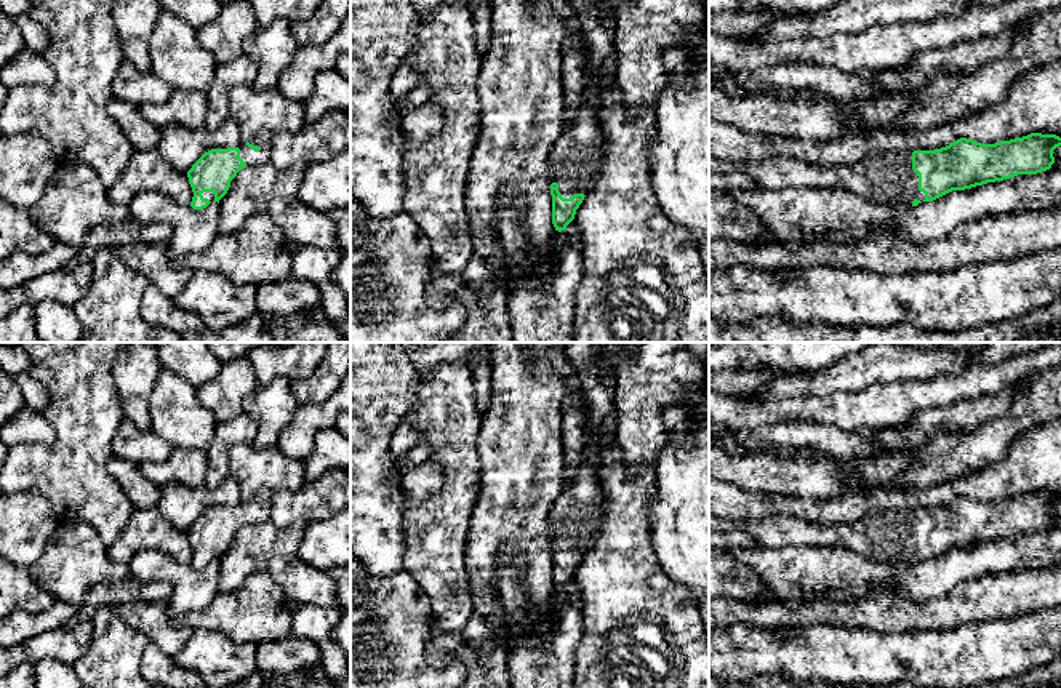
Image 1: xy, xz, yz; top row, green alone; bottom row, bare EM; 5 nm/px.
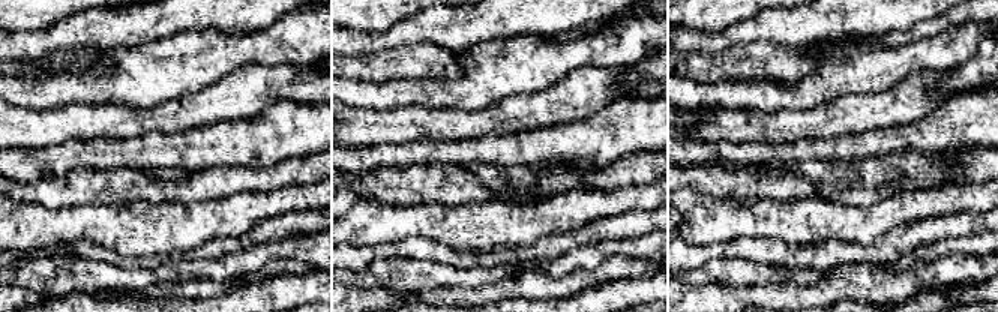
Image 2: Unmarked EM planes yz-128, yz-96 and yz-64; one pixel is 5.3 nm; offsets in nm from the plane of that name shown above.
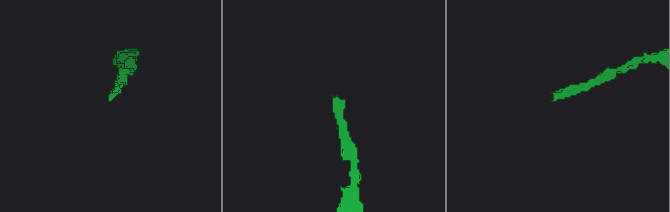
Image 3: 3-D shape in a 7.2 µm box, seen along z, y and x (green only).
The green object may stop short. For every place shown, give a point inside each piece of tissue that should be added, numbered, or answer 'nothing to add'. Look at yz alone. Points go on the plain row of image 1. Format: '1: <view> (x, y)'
1: yz (887, 536)

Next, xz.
1: xz (573, 519)

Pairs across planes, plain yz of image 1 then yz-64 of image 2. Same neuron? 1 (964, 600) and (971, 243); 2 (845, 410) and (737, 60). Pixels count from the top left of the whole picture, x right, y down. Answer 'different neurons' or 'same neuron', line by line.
1: different neurons
2: same neuron

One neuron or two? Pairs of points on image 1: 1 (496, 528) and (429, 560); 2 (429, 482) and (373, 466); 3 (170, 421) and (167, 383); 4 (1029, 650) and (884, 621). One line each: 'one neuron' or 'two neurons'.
1: two neurons
2: two neurons
3: one neuron
4: two neurons

